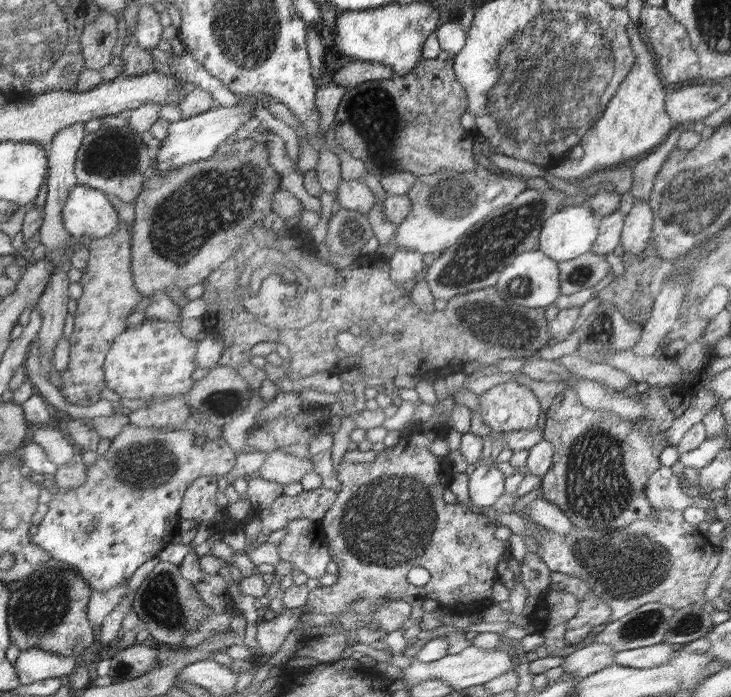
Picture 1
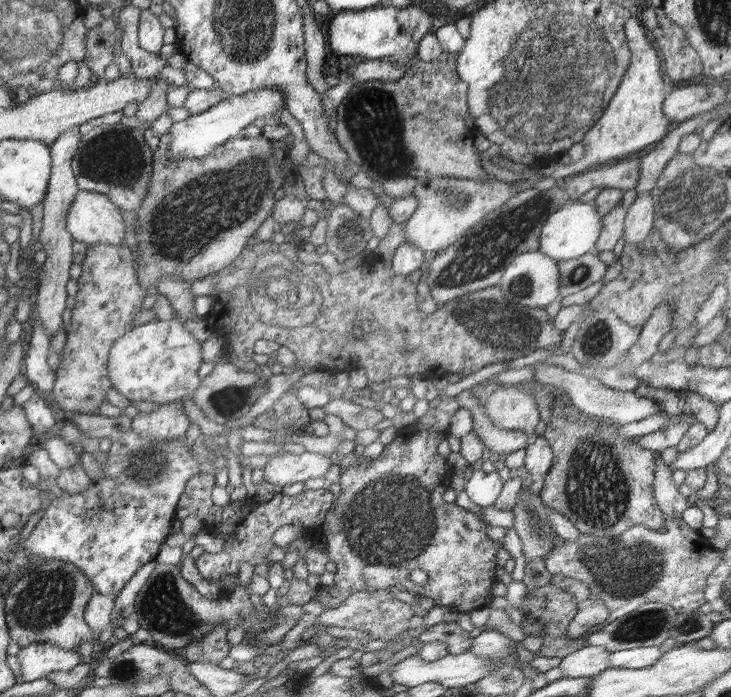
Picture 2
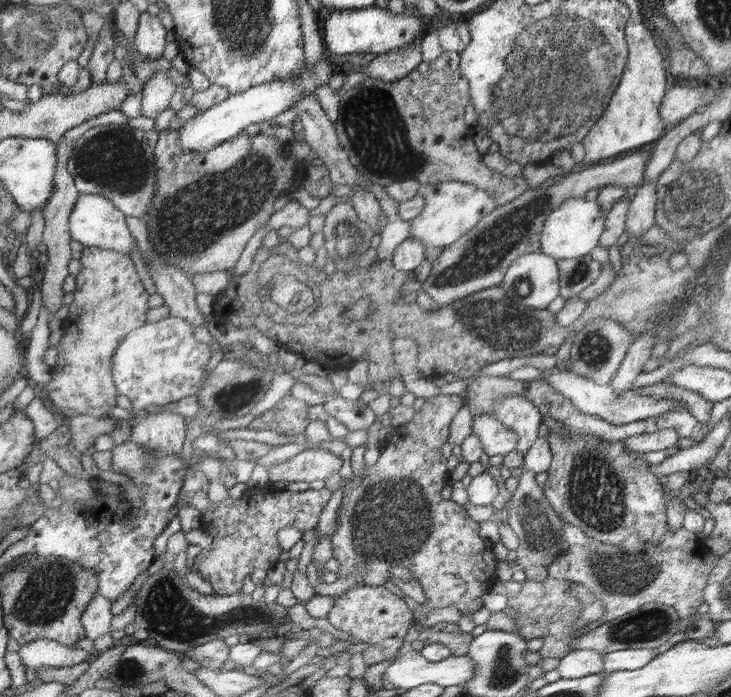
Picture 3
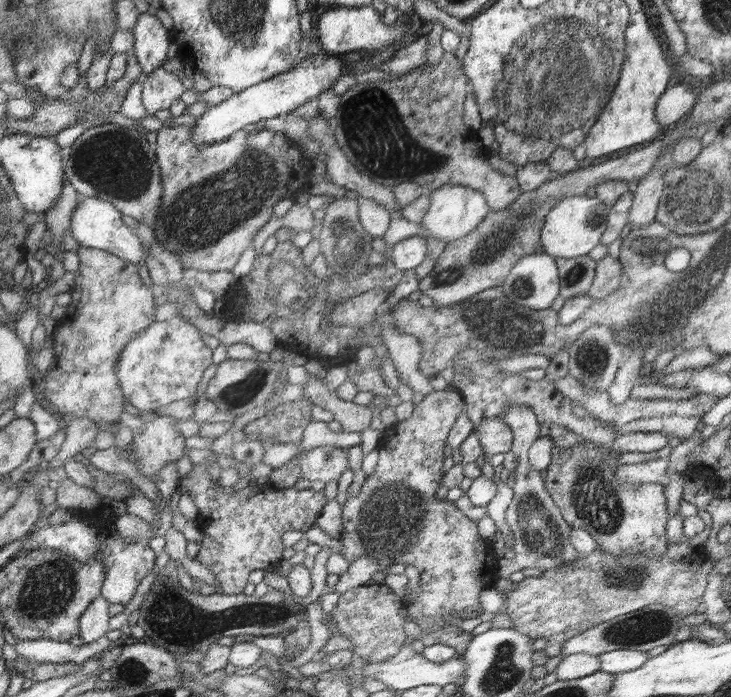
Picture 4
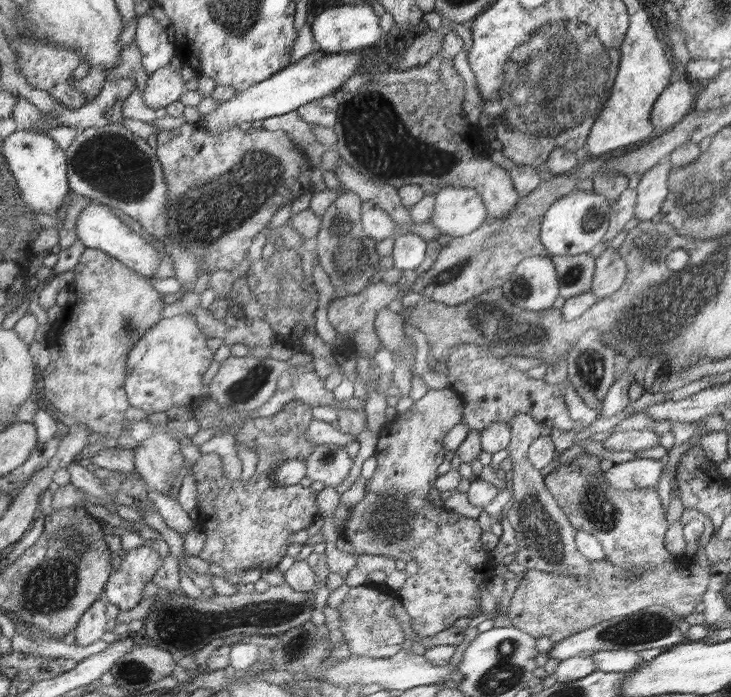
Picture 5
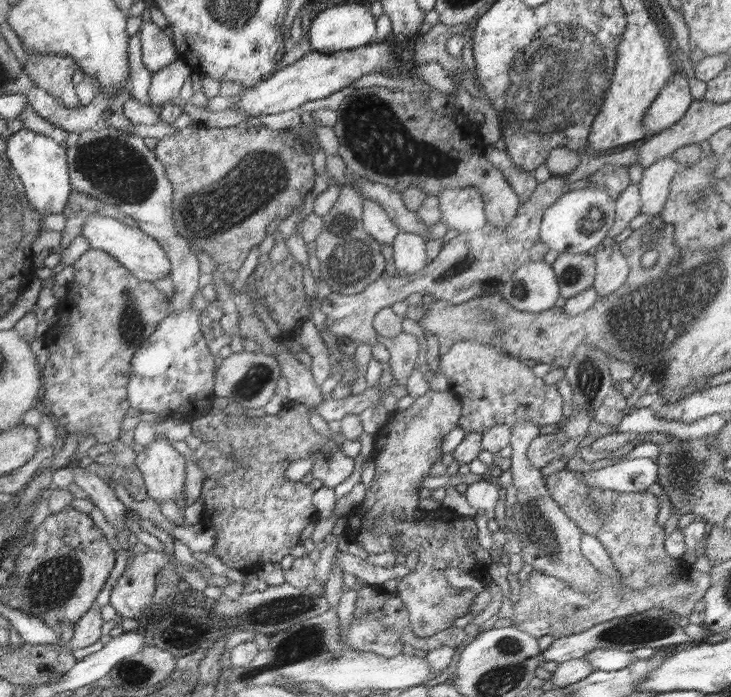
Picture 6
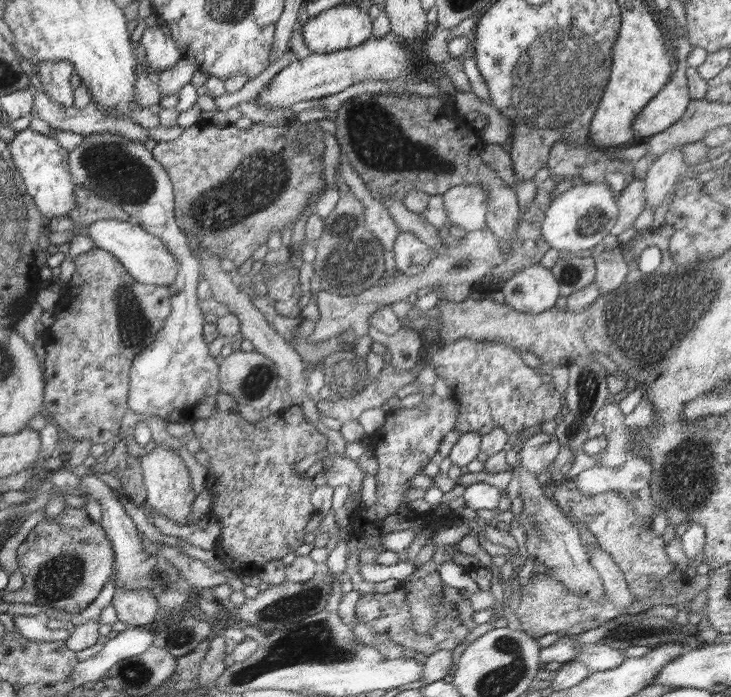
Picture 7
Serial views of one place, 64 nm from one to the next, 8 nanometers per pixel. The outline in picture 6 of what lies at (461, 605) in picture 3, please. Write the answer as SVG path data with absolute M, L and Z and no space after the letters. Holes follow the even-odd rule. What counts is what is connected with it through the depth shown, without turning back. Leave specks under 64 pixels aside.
M450 390L446 392L428 391L418 397L412 406L401 411L391 413L387 423L376 432L374 439L375 475L371 486L366 488L362 503L356 506L348 514L348 530L345 530L345 539L352 538L354 543L362 547L368 554L376 555L392 552L397 557L410 555L412 551L418 551L418 564L406 577L398 582L396 594L403 600L406 610L410 614L410 627L416 636L426 638L448 629L458 617L470 613L472 598L476 593L466 588L456 588L448 585L445 570L448 568L460 568L464 574L472 575L472 578L480 578L480 575L490 574L493 567L479 565L475 554L468 548L473 536L476 537L476 524L474 518L458 515L454 510L439 508L427 511L418 507L418 490L423 488L421 480L429 475L431 466L442 458L441 449L443 438L459 426L459 418L462 416L462 402ZM399 536L403 540L400 550L396 551L392 546L392 538Z

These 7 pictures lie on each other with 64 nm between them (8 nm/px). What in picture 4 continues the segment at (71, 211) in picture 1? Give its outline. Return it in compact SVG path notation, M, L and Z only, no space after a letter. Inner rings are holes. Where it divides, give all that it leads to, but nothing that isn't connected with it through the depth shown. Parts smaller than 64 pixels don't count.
M95 197L81 198L72 213L68 230L80 246L107 250L127 263L131 262L136 265L147 260L147 248L135 231L122 222L122 213L111 202Z

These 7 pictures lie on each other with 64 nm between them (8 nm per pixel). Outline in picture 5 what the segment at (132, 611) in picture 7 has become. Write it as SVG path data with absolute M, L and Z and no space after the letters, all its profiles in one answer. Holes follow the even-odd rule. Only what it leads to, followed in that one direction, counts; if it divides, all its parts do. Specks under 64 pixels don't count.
M144 545L126 552L123 557L112 552L111 557L112 574L108 578L105 596L108 603L120 611L131 611L143 600L142 591L162 567L162 558Z

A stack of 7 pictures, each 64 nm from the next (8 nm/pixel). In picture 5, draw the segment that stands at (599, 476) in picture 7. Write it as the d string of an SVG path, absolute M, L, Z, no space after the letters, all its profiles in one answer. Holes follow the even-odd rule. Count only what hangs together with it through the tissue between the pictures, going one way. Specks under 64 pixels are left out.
M638 458L616 463L603 472L608 486L620 490L636 490L658 484L665 459Z

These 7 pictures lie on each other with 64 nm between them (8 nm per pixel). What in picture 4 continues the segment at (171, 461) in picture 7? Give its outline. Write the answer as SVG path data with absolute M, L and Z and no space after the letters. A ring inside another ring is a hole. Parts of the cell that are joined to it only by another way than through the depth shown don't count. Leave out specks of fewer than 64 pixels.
M160 414L156 419L146 423L145 428L133 438L132 449L135 460L138 460L137 468L148 480L152 480L152 476L158 474L169 461L178 461L185 454L186 437L175 429L174 425L173 417Z

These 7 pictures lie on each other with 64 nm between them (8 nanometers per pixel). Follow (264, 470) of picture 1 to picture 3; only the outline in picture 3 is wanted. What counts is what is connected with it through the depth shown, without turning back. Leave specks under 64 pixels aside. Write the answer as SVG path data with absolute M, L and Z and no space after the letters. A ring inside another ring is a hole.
M308 448L282 463L278 460L268 468L270 484L278 481L325 481L344 466L339 455L340 453L331 453L328 449Z

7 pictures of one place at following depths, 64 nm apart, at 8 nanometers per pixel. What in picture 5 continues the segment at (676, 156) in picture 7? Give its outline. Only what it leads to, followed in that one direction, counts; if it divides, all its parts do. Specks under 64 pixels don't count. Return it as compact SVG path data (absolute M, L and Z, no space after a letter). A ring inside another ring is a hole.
M666 159L642 174L642 179L635 189L635 218L639 218L641 222L657 219L669 192L667 183L672 168L674 166Z

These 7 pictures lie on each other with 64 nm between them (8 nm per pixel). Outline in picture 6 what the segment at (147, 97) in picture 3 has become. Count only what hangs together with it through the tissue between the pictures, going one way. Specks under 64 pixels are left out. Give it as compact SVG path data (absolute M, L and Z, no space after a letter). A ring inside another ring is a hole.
M179 59L172 65L154 73L151 79L150 91L148 91L150 106L164 106L173 98L180 96L184 82L188 80L192 73L192 68Z

